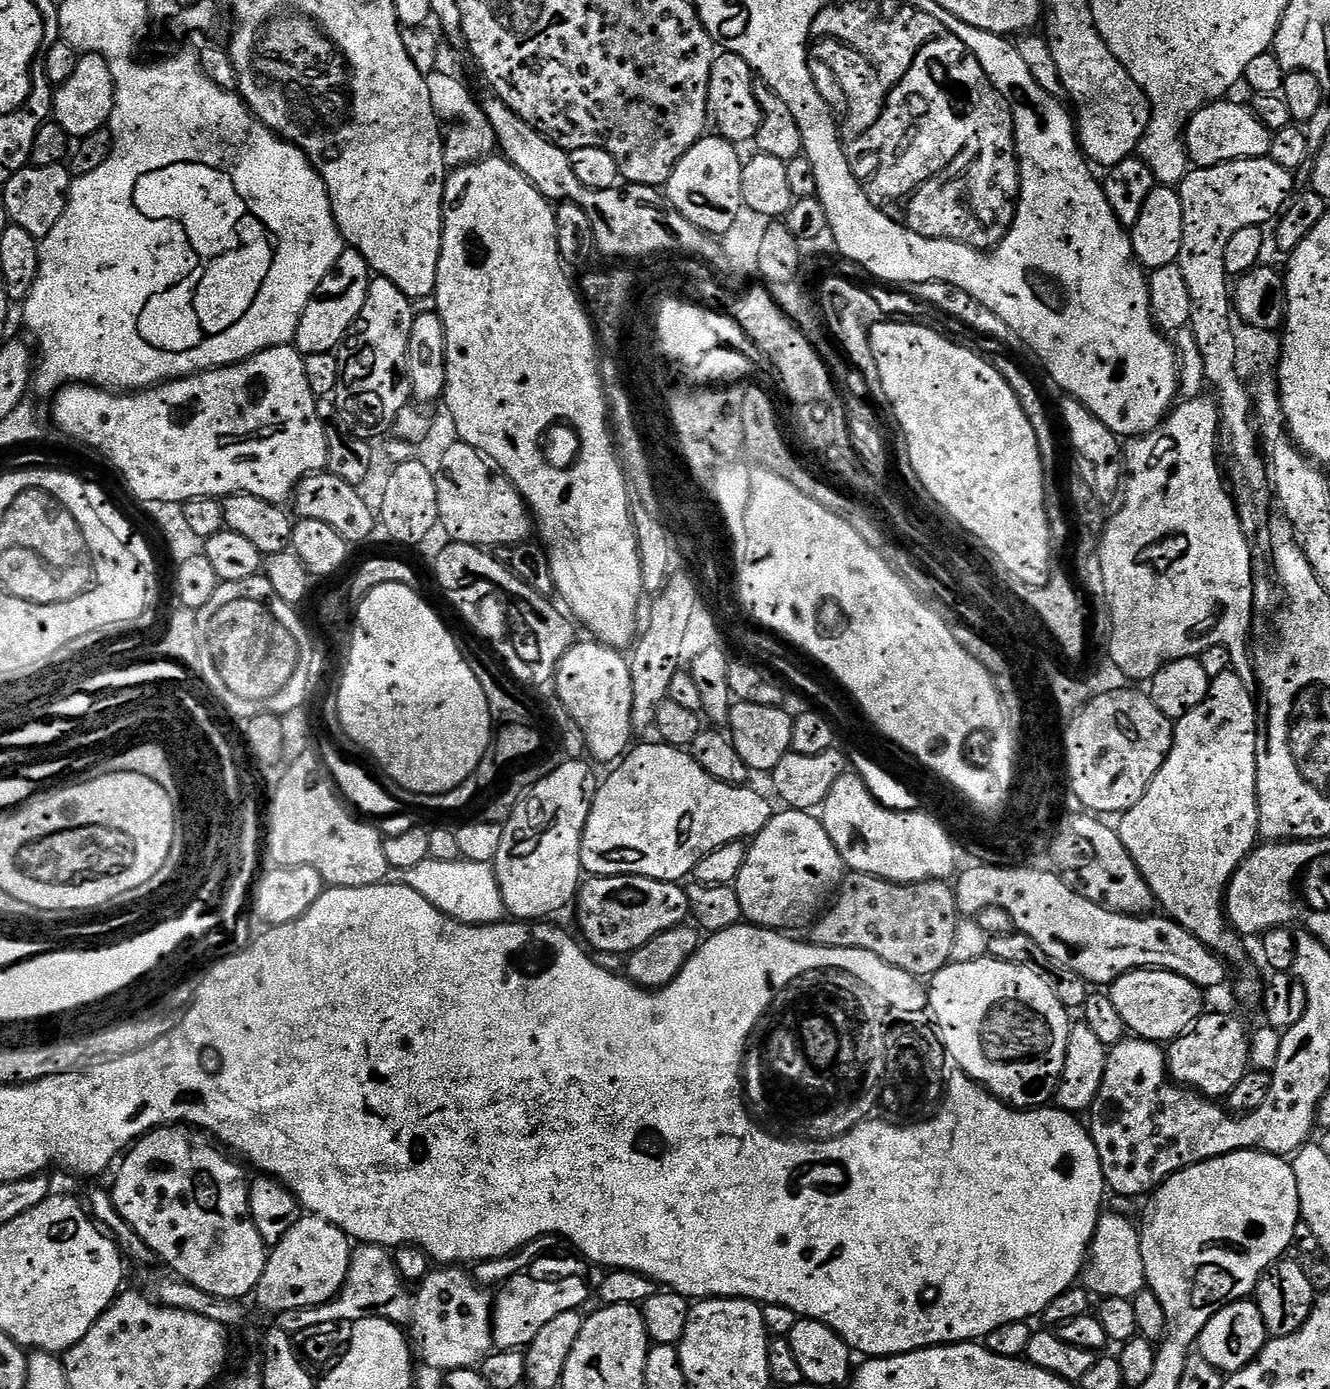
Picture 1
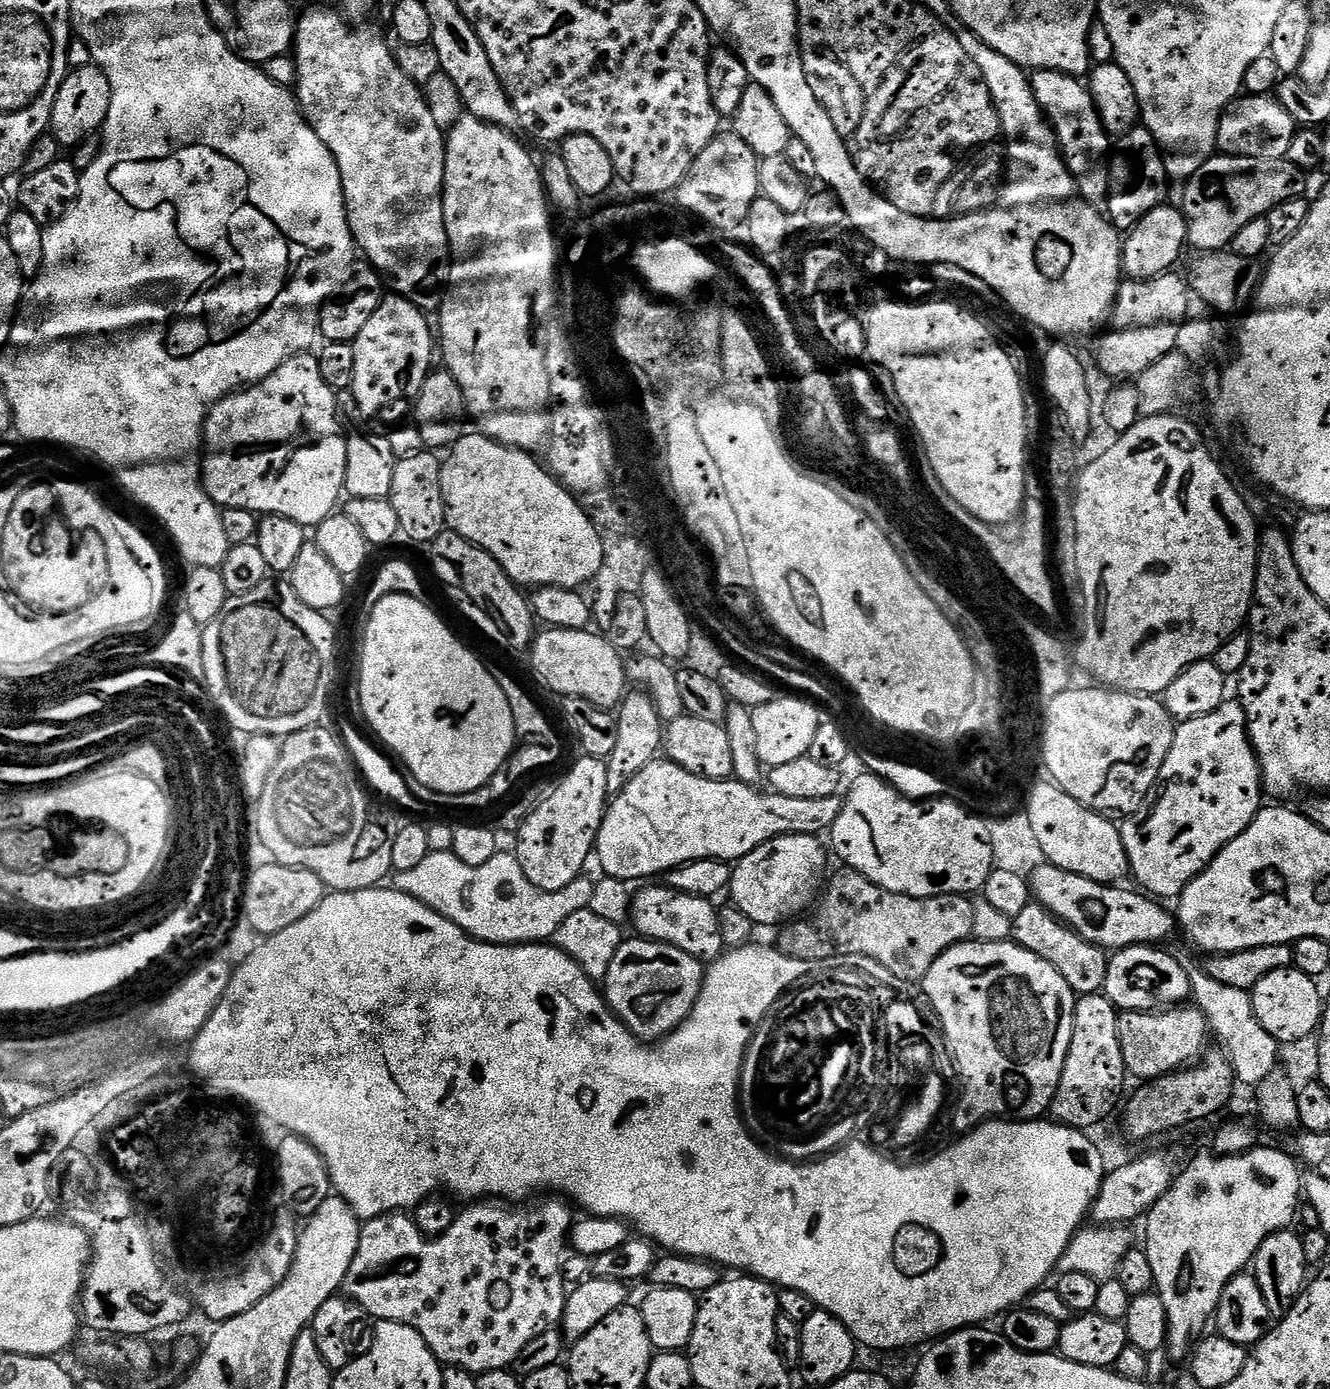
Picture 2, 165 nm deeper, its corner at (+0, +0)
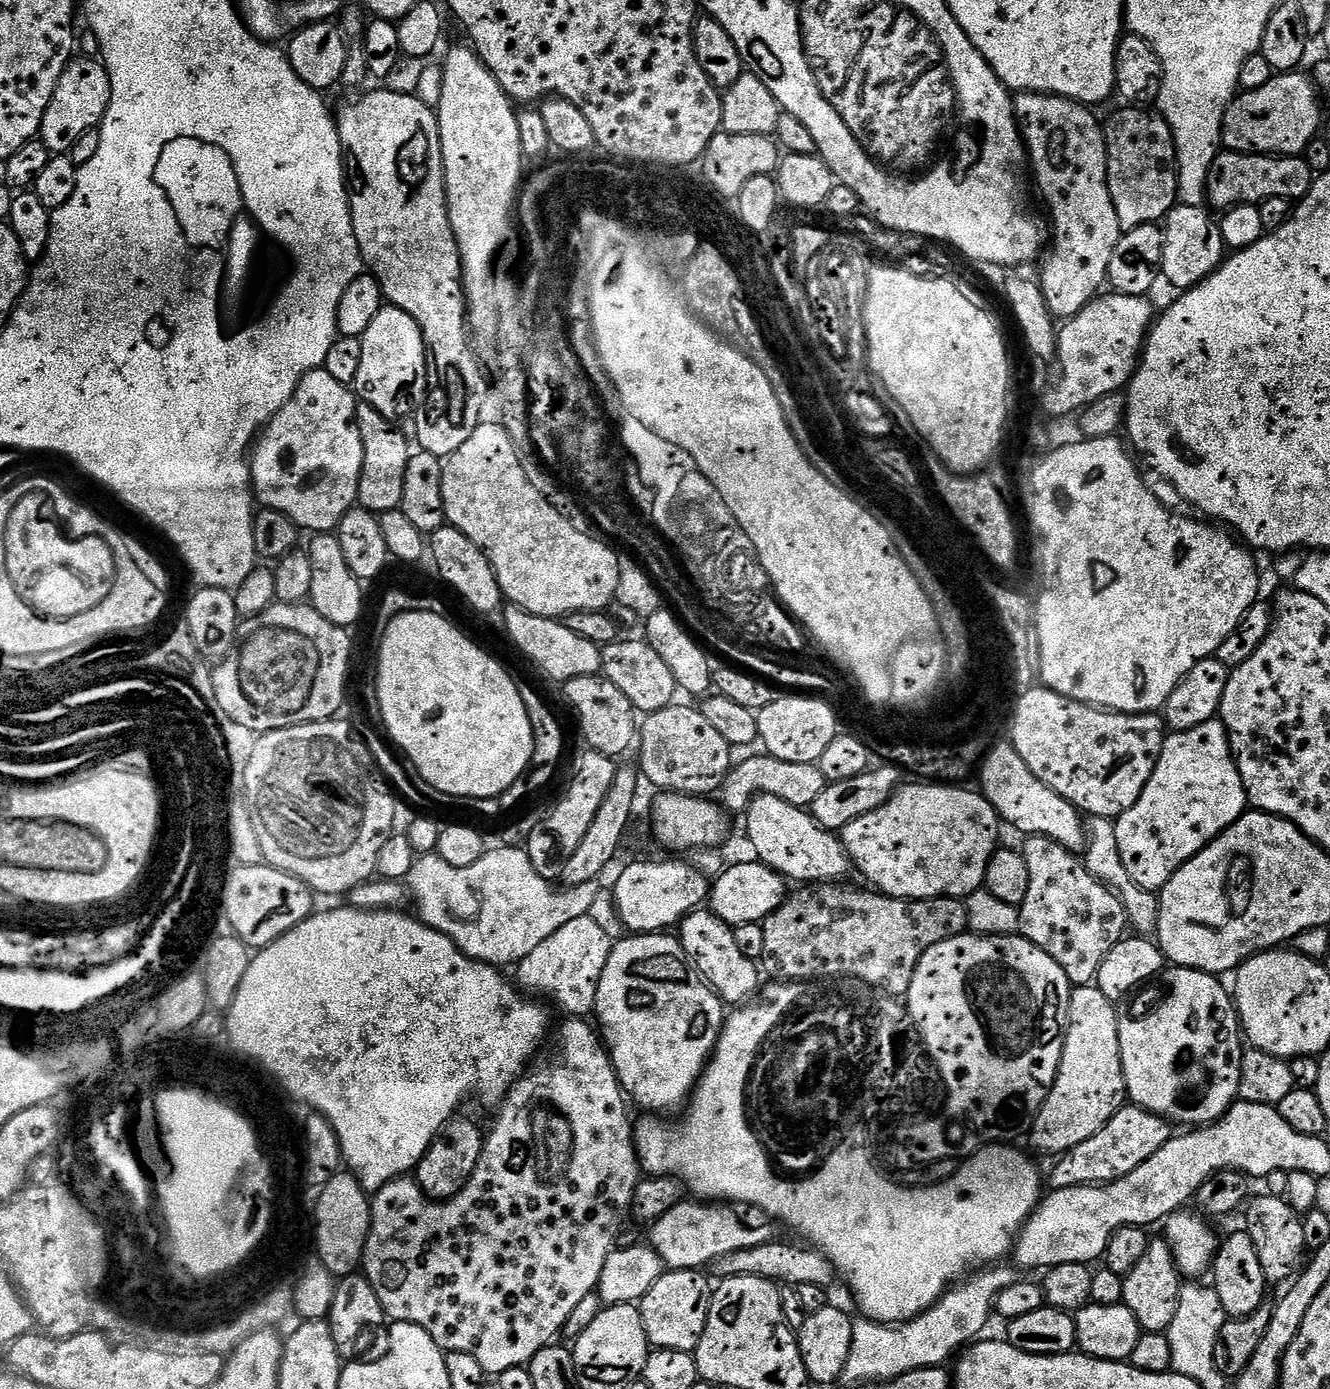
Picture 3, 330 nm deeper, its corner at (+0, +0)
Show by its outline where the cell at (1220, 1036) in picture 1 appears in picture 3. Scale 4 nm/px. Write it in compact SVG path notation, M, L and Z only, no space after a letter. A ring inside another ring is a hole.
M1125 1106L1121 1108L1094 1138L1086 1138L1082 1146L1074 1146L1074 1150L1064 1153L1055 1161L1052 1168L1052 1188L1069 1188L1070 1186L1082 1186L1083 1184L1109 1184L1126 1174L1130 1170L1138 1170L1146 1158L1158 1154L1162 1146L1171 1140L1174 1128L1169 1121L1162 1116L1156 1116L1144 1108Z

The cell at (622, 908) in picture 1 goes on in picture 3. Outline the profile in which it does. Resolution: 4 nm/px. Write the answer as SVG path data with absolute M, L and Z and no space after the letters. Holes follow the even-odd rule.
M697 910L680 921L678 939L693 968L708 981L708 985L725 1005L743 1006L756 999L762 988L762 972L757 961L742 954L738 941L734 939L733 925L722 922L722 918L718 918L710 910Z

